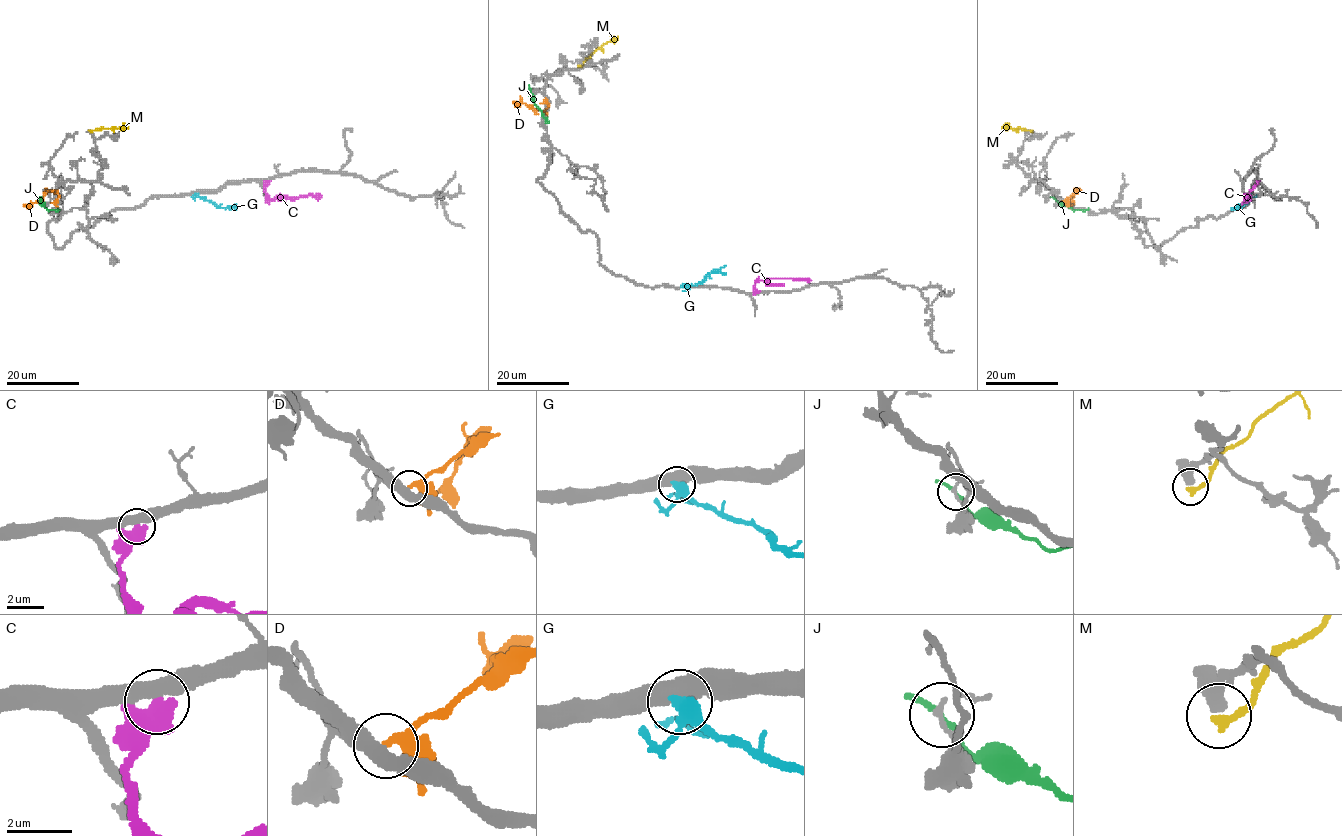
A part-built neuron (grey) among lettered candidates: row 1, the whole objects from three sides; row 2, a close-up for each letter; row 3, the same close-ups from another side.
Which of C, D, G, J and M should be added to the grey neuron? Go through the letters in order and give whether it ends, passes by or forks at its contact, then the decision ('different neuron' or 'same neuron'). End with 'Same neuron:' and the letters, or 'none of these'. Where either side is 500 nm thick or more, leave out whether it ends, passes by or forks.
C: it passes by | different neuron
D: it passes by | same neuron
G: it passes by | different neuron
J: it passes by | different neuron
M: it ends | different neuron
Same neuron: D

